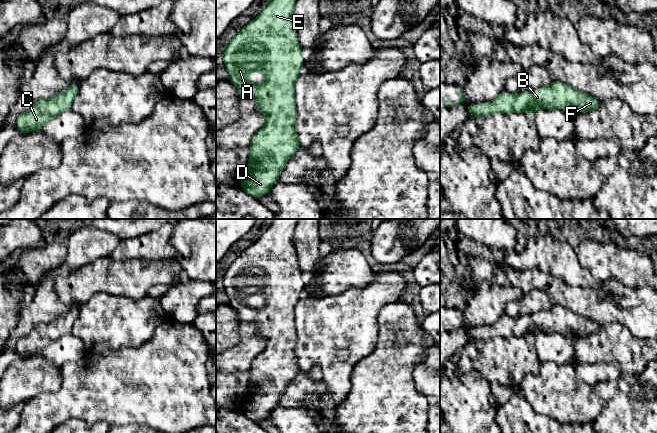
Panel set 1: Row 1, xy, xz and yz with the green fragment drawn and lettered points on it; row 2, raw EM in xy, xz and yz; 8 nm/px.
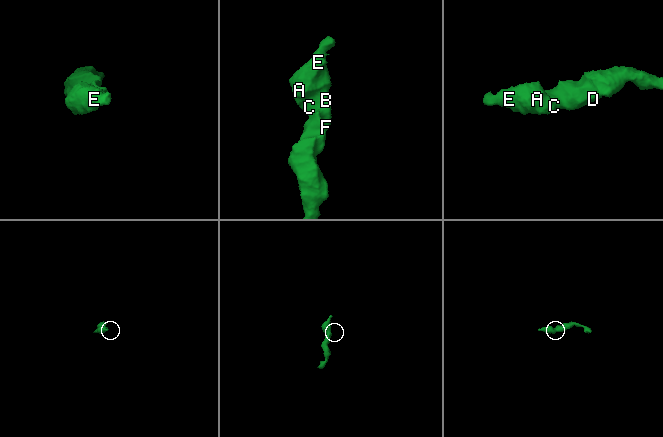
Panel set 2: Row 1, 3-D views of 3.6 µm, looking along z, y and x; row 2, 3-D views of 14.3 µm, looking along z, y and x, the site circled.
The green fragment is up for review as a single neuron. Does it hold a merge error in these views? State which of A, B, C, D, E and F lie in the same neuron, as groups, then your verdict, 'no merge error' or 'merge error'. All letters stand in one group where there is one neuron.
groups A B C D E F; no merge error

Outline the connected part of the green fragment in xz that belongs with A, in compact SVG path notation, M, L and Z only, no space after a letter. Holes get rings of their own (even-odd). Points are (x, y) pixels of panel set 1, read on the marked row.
M268 0L266 7L250 23L237 32L221 50L229 81L238 89L240 98L256 102L259 112L266 115L264 127L251 139L250 156L244 176L239 183L242 190L257 199L270 192L286 162L301 147L295 128L295 82L304 66L294 22L296 0ZM258 71L264 76L260 84L249 81L249 74Z

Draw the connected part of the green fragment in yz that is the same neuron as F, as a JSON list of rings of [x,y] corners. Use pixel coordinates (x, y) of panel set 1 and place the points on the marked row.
[[[552,81],[549,87],[540,87],[523,93],[511,94],[503,90],[493,101],[468,104],[471,116],[491,116],[496,113],[527,113],[532,115],[539,109],[574,107],[578,112],[596,110],[599,100],[572,88],[561,81]]]

